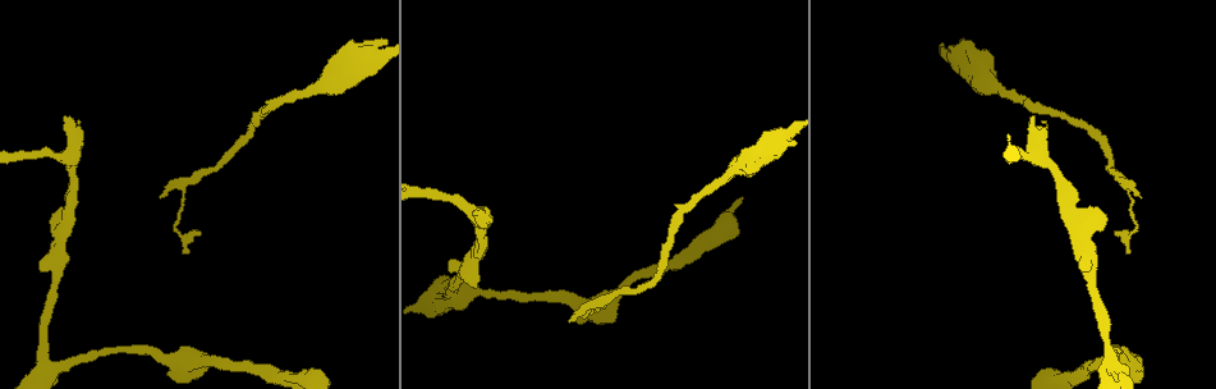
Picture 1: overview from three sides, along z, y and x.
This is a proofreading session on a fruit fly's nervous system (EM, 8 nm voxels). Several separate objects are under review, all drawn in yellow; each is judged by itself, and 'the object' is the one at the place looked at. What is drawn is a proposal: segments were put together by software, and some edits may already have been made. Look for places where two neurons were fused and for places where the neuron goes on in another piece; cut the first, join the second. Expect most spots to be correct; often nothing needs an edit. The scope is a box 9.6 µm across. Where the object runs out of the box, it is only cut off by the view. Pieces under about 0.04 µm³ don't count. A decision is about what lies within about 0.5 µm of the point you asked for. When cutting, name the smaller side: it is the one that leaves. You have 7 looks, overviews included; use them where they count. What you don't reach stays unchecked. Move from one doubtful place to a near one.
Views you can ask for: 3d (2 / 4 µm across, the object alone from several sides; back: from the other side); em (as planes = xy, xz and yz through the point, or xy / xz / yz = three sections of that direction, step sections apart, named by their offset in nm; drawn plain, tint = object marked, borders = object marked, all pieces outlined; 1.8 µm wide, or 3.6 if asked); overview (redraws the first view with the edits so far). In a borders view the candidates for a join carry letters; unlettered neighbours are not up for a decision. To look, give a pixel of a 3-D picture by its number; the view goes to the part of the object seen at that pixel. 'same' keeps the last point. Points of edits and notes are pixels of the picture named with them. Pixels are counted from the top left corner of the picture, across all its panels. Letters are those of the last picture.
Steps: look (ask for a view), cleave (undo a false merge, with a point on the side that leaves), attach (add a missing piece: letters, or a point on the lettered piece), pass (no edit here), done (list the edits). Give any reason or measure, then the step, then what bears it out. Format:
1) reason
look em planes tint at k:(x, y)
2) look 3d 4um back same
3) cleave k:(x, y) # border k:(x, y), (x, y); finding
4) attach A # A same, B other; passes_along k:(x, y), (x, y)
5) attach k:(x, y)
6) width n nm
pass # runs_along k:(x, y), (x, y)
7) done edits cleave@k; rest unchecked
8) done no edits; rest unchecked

free end
look em planes borders at 1:(1032, 119)

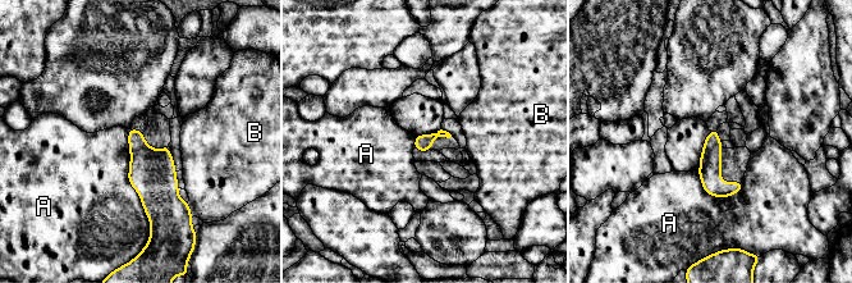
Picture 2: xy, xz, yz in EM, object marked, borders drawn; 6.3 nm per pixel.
pass # A other, B other; border 2:(128, 129), (128, 182), (150, 229); none of them fits

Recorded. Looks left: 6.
arms part here
look 3d 2um back at 1:(1114, 369)

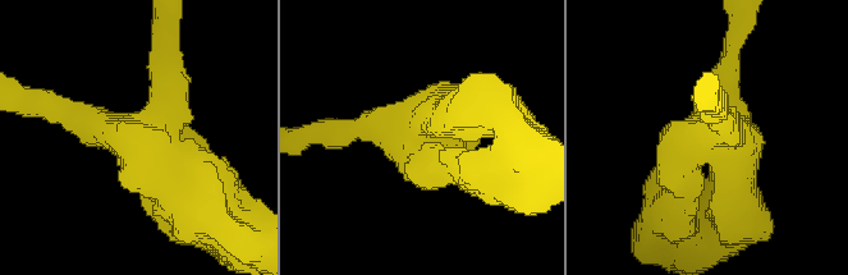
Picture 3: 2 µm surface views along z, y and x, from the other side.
arms 3; arm_widths 180, 200, 420 nm; now the EM
look em planes borders at 3:(431, 126)

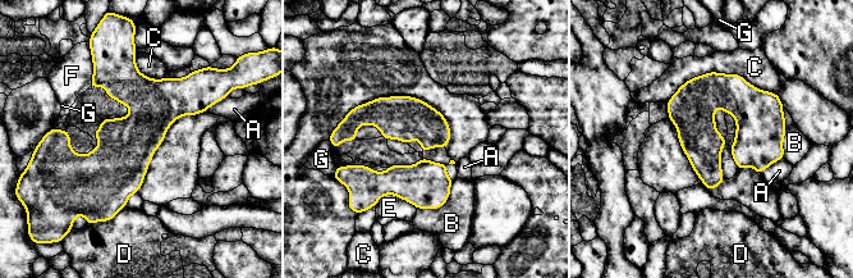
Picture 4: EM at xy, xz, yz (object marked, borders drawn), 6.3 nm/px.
pass # A other, B other, C other, D other, E other, F other, G other; border 4:(783, 158), (771, 163), (760, 173); one neuron here

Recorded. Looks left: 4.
calibre changes
look em planes borders at 1:(186, 359)

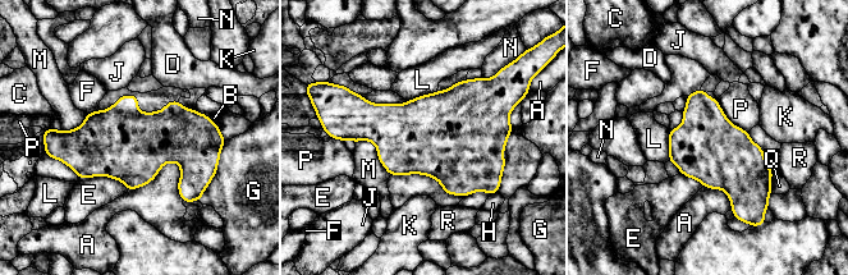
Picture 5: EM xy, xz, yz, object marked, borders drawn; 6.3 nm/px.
pass # A other, B other, C other, D other, E other, F other, G other, H other, J other, K other, L other, M other, N other, P other, Q other, R other; border 5:(716, 99), (725, 117), (747, 132); all the same neuron

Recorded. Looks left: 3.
done no edits; rest unchecked

